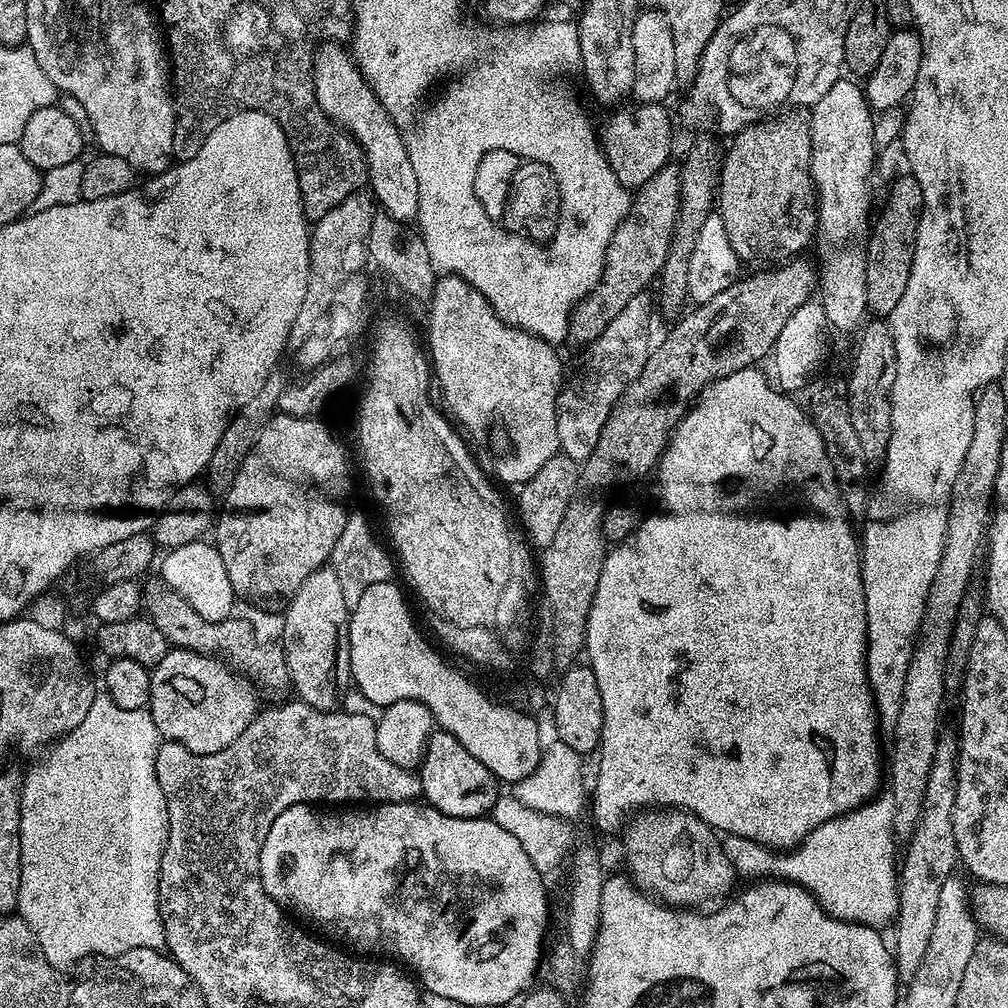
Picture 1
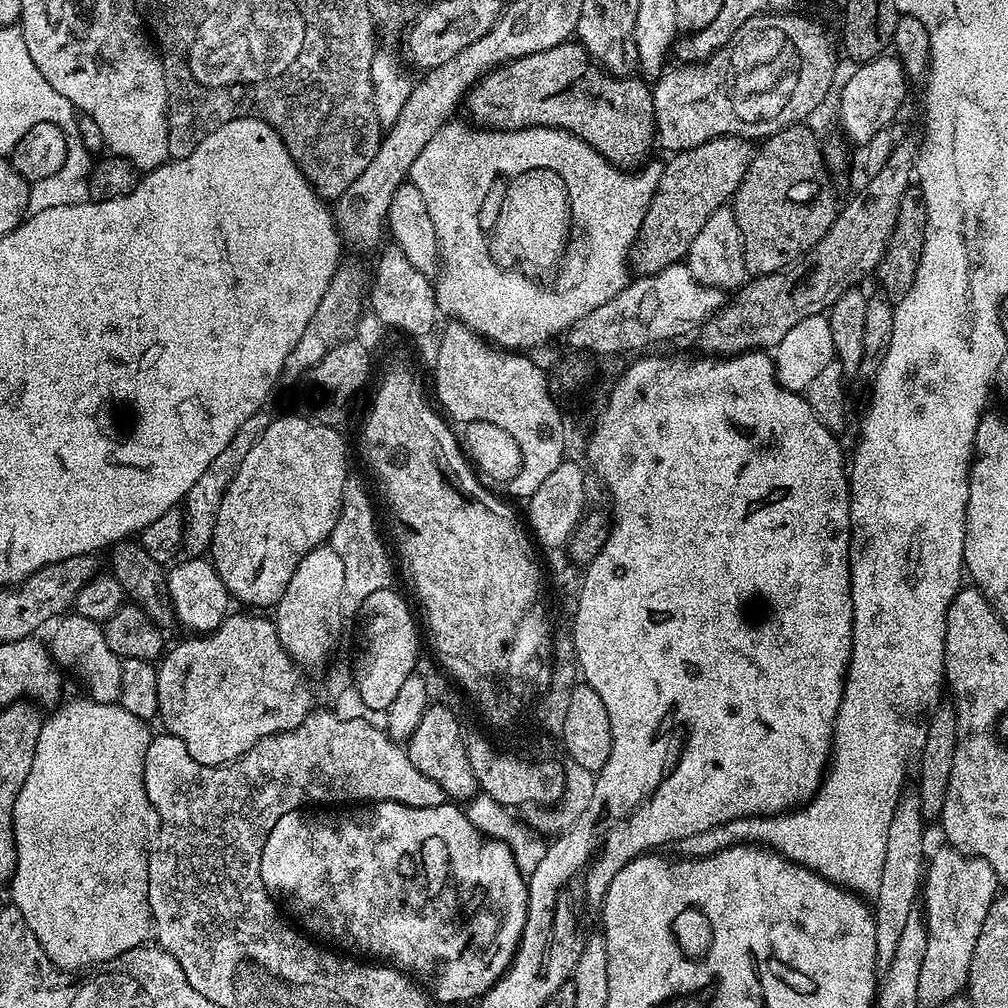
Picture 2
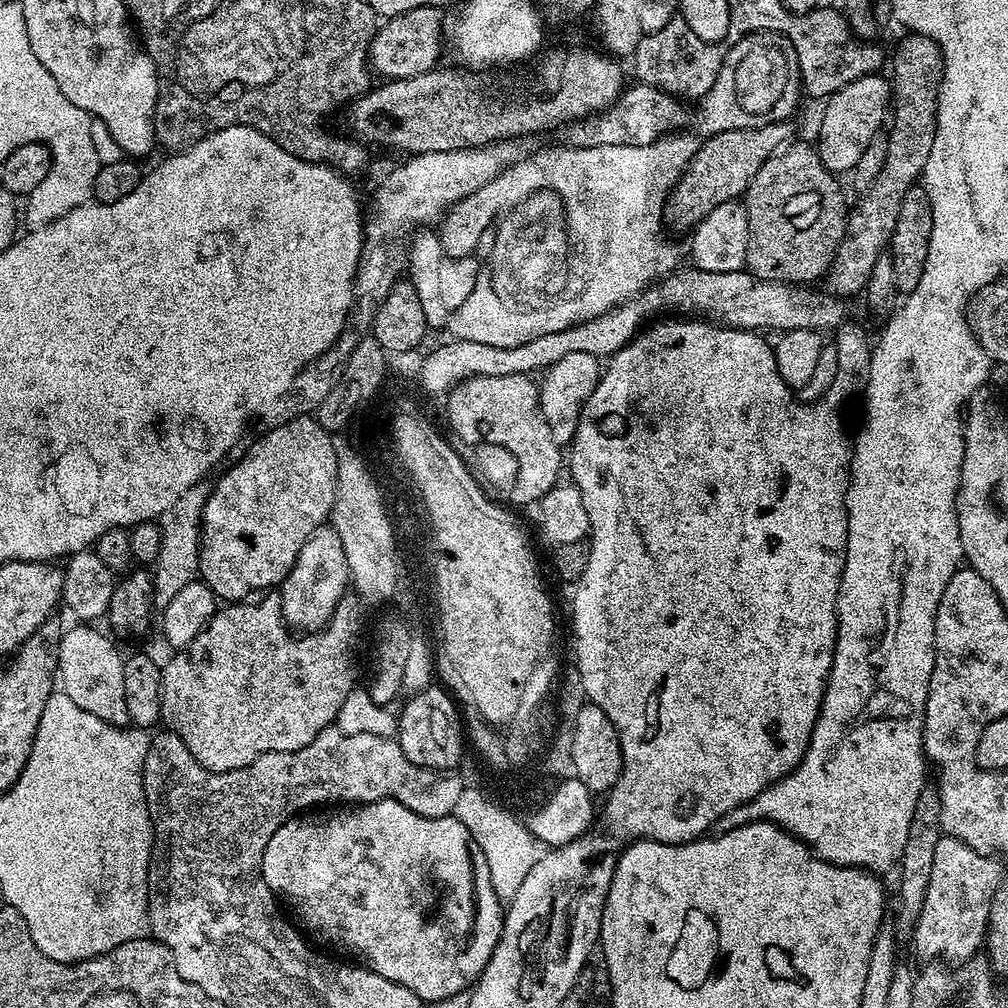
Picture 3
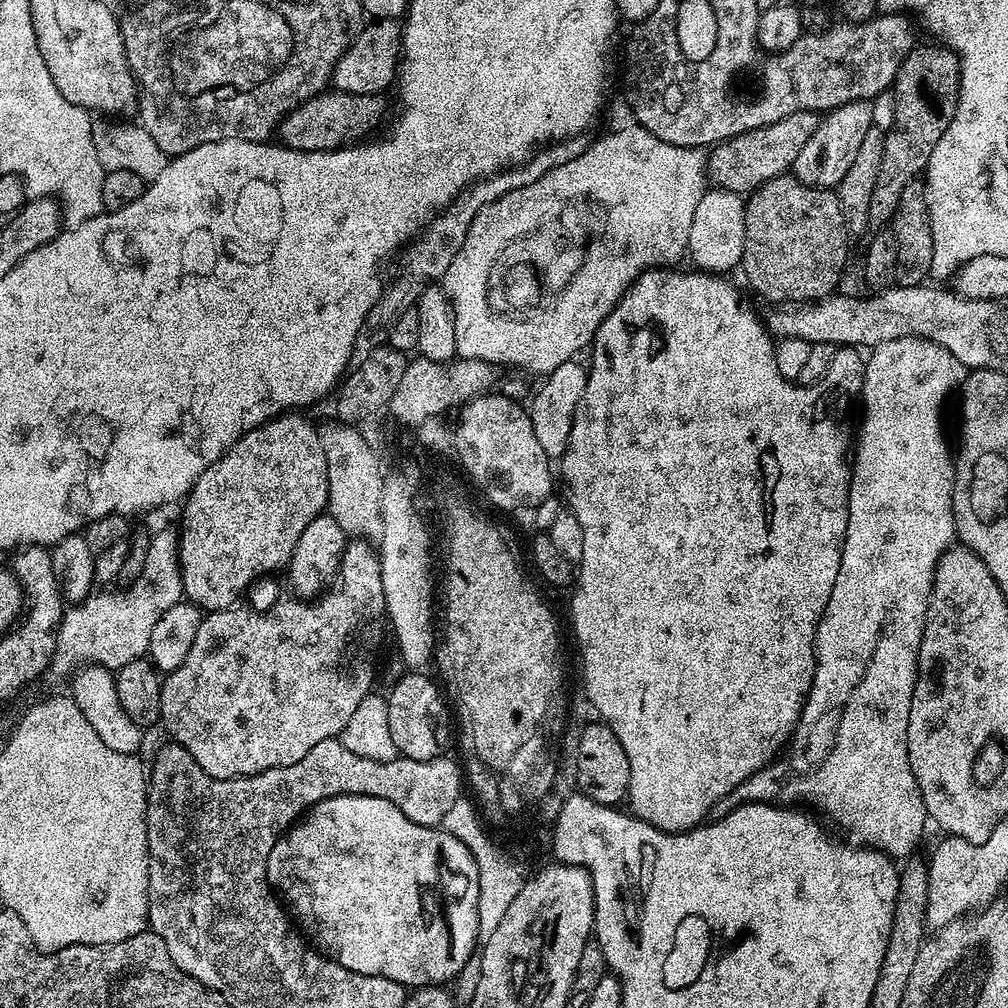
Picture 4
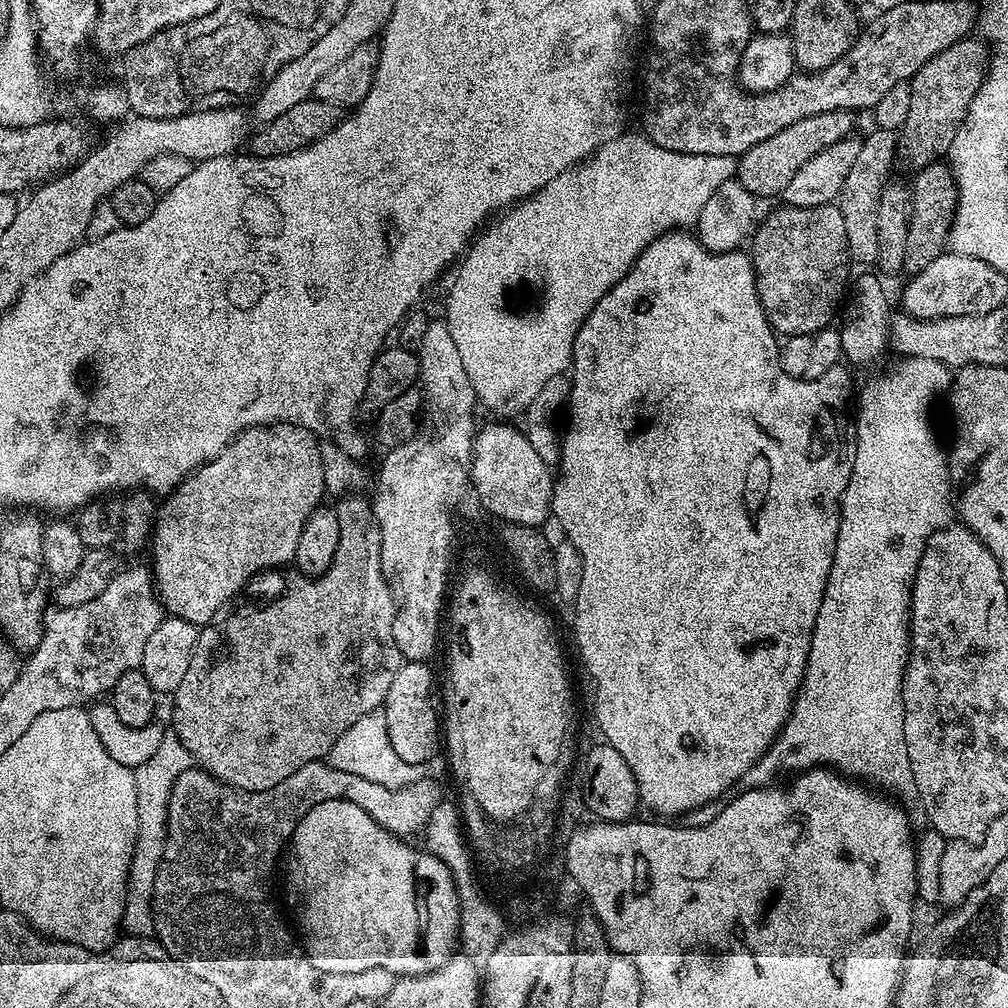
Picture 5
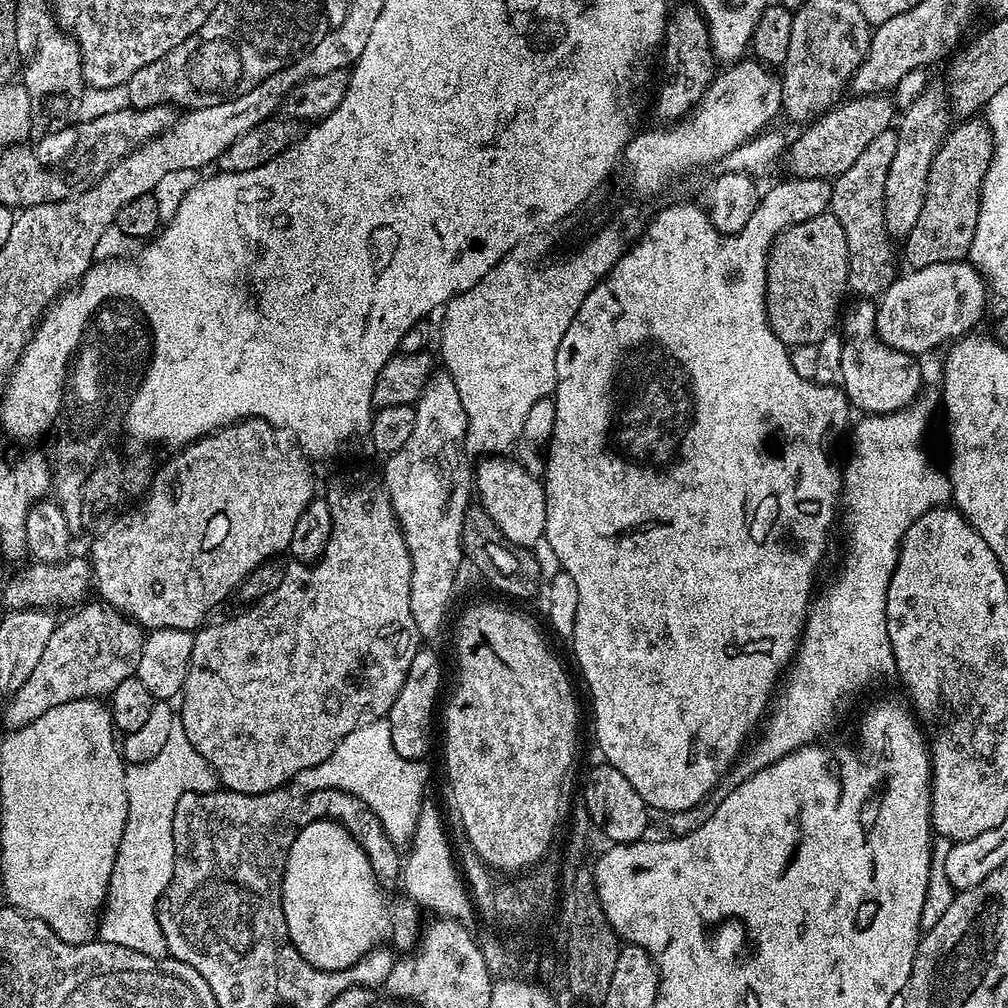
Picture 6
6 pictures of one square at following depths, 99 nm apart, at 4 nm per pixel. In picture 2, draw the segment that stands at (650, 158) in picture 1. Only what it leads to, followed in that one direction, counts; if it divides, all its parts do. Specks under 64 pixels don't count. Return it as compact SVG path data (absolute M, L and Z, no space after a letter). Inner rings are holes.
M569 42L538 54L526 54L526 58L510 60L492 69L469 89L466 106L473 125L497 132L513 132L516 128L564 128L584 139L617 168L632 170L651 157L648 155L656 139L652 89L643 84L643 79L636 79L635 75L614 76L603 71L579 42Z

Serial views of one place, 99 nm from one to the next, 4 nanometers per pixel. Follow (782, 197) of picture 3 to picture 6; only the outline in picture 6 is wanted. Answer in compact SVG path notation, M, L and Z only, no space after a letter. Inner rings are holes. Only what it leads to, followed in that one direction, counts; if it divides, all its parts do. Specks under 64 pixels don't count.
M826 210L814 218L806 218L802 222L792 224L785 232L777 234L768 252L766 290L768 291L766 297L768 325L772 327L777 338L788 345L789 349L807 344L818 345L825 335L837 327L842 316L842 305L845 303L844 292L849 291L848 251L846 250L846 230L842 230L842 222L838 222L838 218L832 215L831 211Z

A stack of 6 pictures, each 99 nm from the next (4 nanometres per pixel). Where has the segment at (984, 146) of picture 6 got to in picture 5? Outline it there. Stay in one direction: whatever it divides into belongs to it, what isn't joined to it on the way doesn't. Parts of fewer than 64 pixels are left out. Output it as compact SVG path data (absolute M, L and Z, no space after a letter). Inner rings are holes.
M947 163L927 164L910 180L912 190L912 213L908 218L906 234L906 262L903 271L915 274L926 270L934 258L946 252L948 231L952 229L952 219L956 213L956 180Z

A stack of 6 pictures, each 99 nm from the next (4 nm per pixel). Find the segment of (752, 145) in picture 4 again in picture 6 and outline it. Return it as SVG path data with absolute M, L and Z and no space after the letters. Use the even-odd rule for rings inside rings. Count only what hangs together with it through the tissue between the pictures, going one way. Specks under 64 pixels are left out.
M888 94L853 95L852 100L845 99L817 116L801 131L805 132L793 144L791 141L787 145L782 157L783 167L788 167L787 175L798 180L829 181L850 170L850 166L854 166L856 159L862 155L862 150L866 150L866 146L870 146L878 134L893 127L897 112L890 97Z

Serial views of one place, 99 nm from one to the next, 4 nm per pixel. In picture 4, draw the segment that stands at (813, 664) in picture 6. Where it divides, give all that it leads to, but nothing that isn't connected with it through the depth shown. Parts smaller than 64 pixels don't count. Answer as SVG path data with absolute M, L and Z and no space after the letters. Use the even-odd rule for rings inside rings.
M907 336L906 338L898 338L891 340L885 344L877 344L871 349L872 357L867 357L864 365L864 391L862 393L862 409L864 408L864 417L859 417L858 420L858 439L854 444L854 455L850 461L852 465L852 481L850 482L850 490L848 491L848 521L846 522L846 538L842 546L842 562L838 566L838 578L834 578L834 590L830 594L830 602L826 602L826 610L822 614L822 618L816 627L816 669L814 670L814 682L810 686L808 696L804 700L804 709L800 715L800 721L796 727L796 731L792 734L792 739L787 745L786 753L788 757L777 759L775 762L768 764L762 770L758 770L750 778L746 778L746 782L742 782L734 790L730 790L730 794L726 794L726 798L718 798L718 802L712 807L710 816L712 820L721 820L726 818L726 814L730 814L734 810L738 810L738 806L746 806L747 804L779 804L781 806L812 806L808 804L817 804L834 823L840 828L845 828L850 835L853 836L853 841L859 842L861 845L874 848L878 852L883 852L884 855L893 858L908 858L917 850L916 847L920 844L920 839L924 836L924 827L929 827L930 821L928 819L928 811L922 802L922 794L916 785L914 774L910 770L910 758L908 757L908 727L910 726L910 706L914 698L914 690L916 689L916 677L920 670L920 647L922 646L922 638L924 637L924 623L926 622L926 614L928 613L928 603L930 602L930 594L934 586L934 574L938 562L942 558L942 554L947 548L953 547L954 541L957 539L956 523L954 522L954 506L952 505L952 495L954 494L954 478L956 476L956 469L954 467L954 456L950 451L948 453L948 444L944 441L944 436L940 433L940 407L944 404L944 399L948 395L955 393L957 389L963 385L966 375L966 369L963 364L960 364L958 358L954 354L950 354L950 350L946 350L942 346L938 346L932 340L923 340L920 336Z

